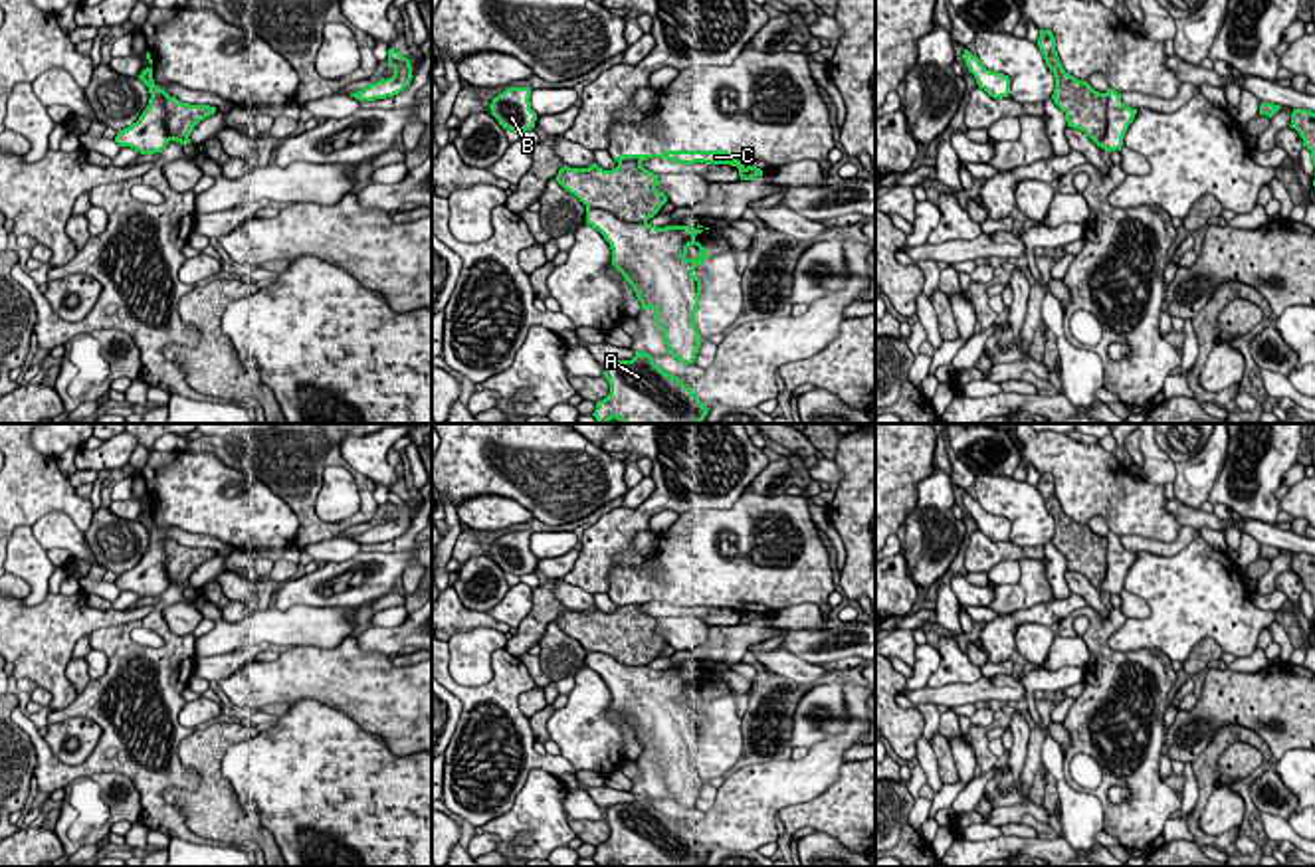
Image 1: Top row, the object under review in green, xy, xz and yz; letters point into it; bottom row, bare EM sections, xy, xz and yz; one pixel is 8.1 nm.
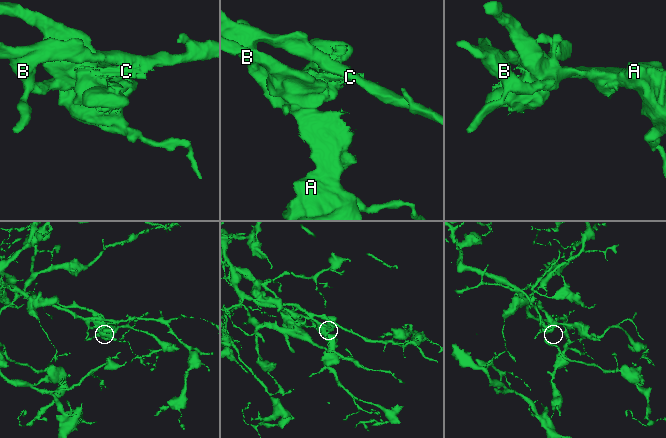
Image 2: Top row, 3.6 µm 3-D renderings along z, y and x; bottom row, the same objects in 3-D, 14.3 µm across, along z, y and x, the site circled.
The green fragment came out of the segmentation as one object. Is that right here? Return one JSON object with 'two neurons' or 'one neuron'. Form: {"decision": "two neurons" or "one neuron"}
{"decision": "two neurons"}

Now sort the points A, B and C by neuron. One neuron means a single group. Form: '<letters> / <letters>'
A B / C

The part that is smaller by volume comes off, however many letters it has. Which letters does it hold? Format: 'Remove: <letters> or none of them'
Remove: C

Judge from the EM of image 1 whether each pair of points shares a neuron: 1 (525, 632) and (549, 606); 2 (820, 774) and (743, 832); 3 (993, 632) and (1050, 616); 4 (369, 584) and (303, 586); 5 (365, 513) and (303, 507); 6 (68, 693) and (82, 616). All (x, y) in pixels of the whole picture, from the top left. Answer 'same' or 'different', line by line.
1: same
2: same
3: same
4: same
5: same
6: same

